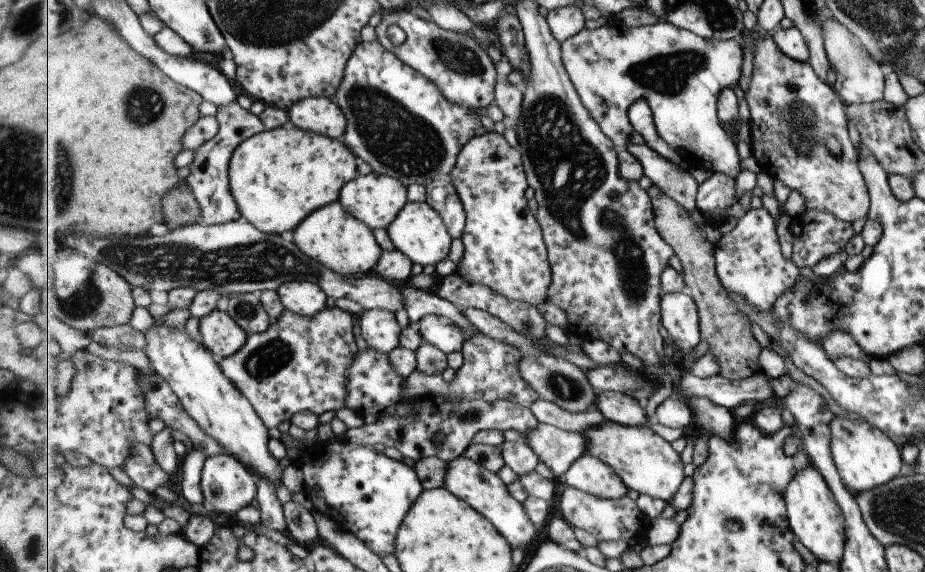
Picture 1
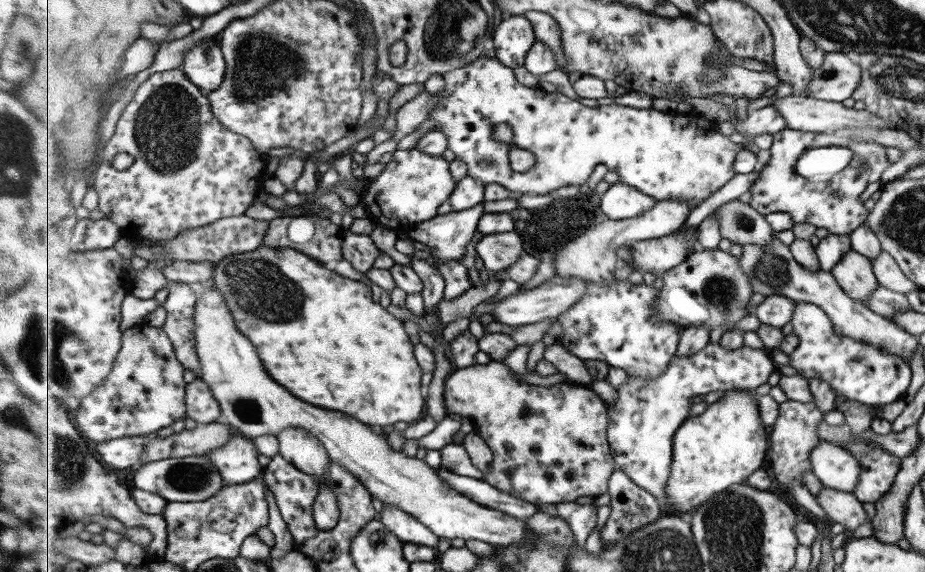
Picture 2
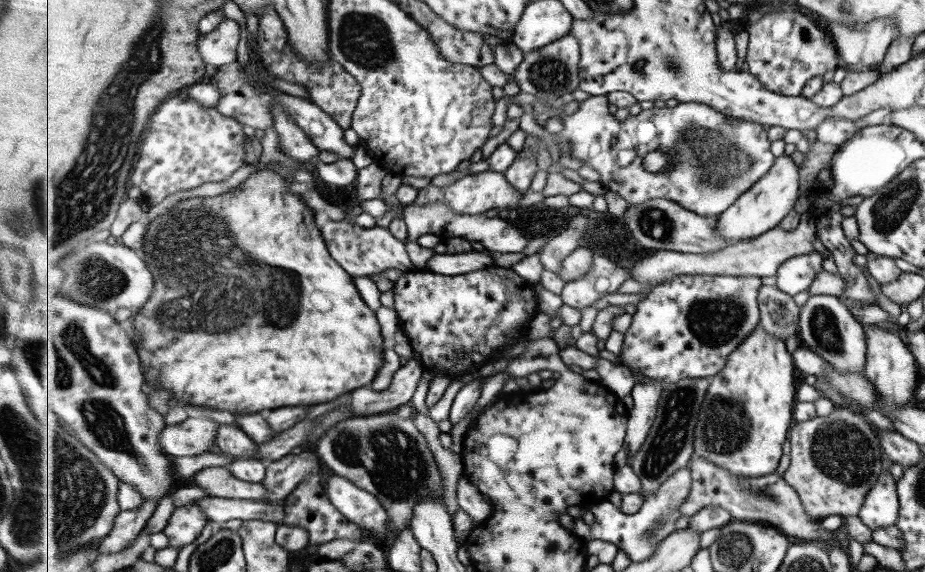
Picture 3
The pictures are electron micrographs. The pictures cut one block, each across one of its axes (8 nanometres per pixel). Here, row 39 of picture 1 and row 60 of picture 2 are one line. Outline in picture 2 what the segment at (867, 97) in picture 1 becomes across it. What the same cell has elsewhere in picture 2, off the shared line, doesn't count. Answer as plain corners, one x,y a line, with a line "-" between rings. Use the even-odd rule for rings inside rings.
842,52
824,53
819,67
812,69
806,94
808,97
841,103
859,89
863,81
854,56

